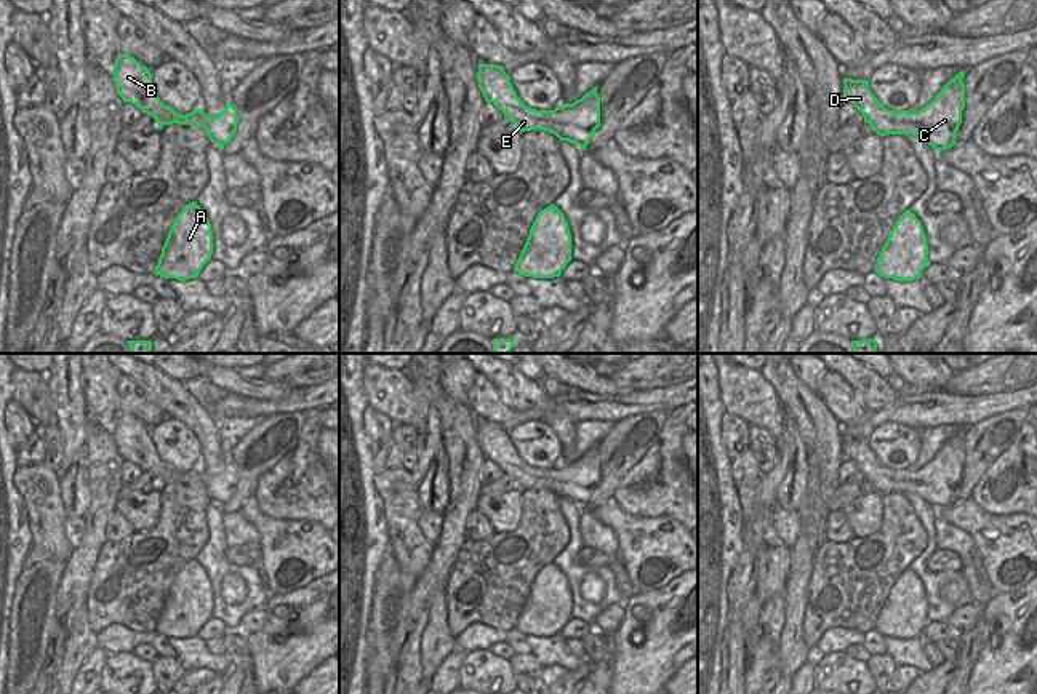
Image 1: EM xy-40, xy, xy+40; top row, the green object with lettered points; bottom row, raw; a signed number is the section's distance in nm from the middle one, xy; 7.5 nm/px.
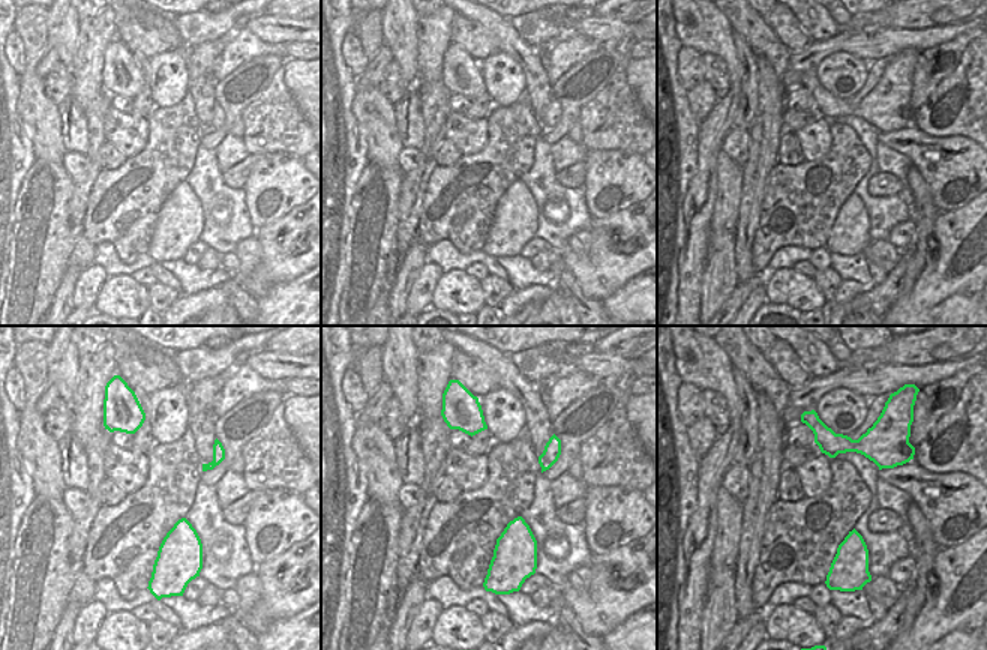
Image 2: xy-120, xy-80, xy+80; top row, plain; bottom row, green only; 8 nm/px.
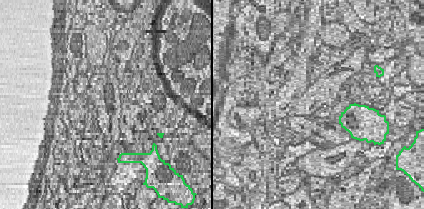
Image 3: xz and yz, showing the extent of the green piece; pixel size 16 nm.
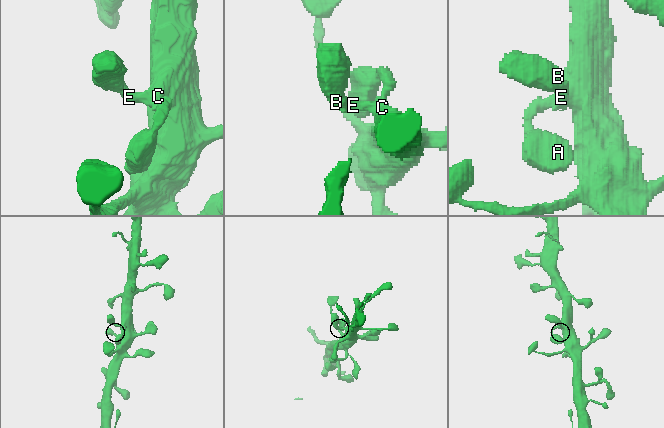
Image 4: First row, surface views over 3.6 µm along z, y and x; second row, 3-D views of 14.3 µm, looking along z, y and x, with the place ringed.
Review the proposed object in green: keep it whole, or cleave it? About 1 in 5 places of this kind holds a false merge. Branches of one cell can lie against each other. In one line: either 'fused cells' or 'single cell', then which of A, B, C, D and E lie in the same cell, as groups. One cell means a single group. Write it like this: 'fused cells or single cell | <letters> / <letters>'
single cell | A B C D E

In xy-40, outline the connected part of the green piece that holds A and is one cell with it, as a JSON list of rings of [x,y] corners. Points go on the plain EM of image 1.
[[[192,560],[176,574],[154,632],[179,640],[197,636],[211,612],[211,582],[205,569]]]

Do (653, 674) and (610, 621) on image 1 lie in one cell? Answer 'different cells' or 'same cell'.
different cells

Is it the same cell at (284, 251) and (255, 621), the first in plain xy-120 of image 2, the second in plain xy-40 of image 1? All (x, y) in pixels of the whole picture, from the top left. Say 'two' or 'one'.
two

